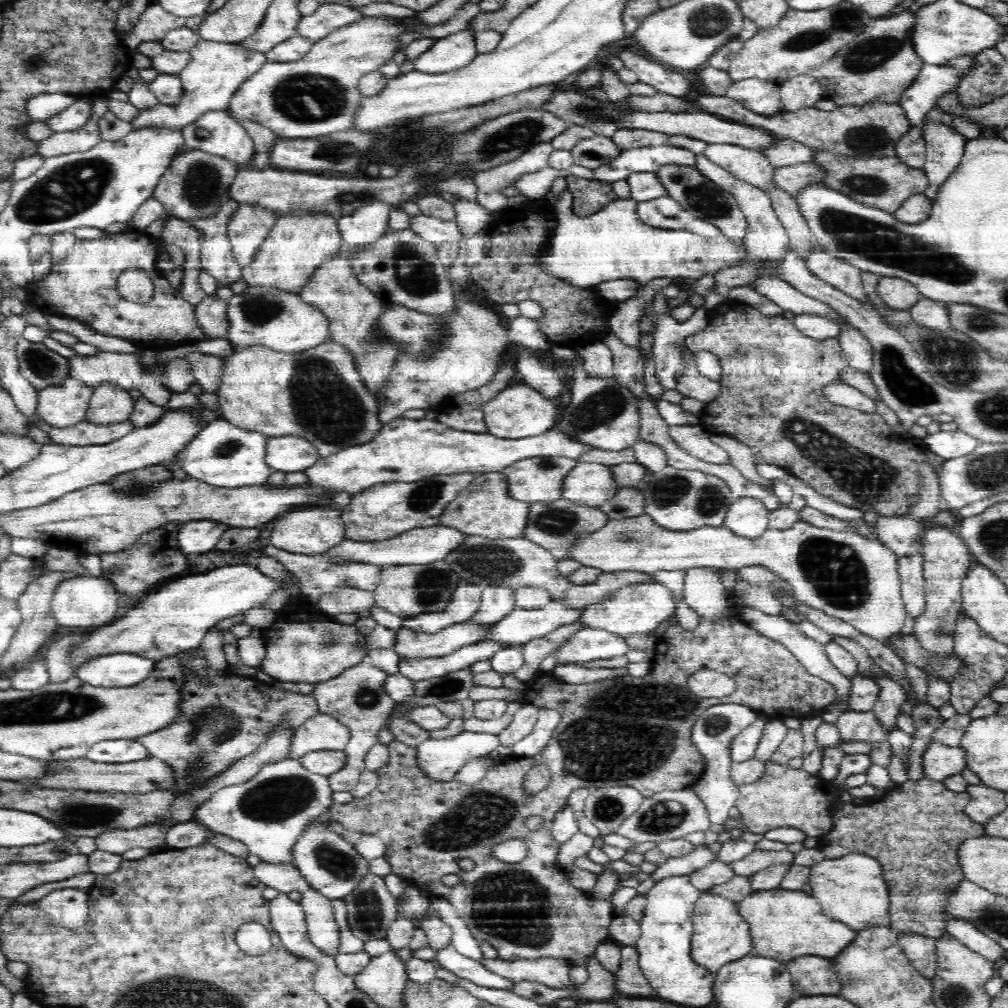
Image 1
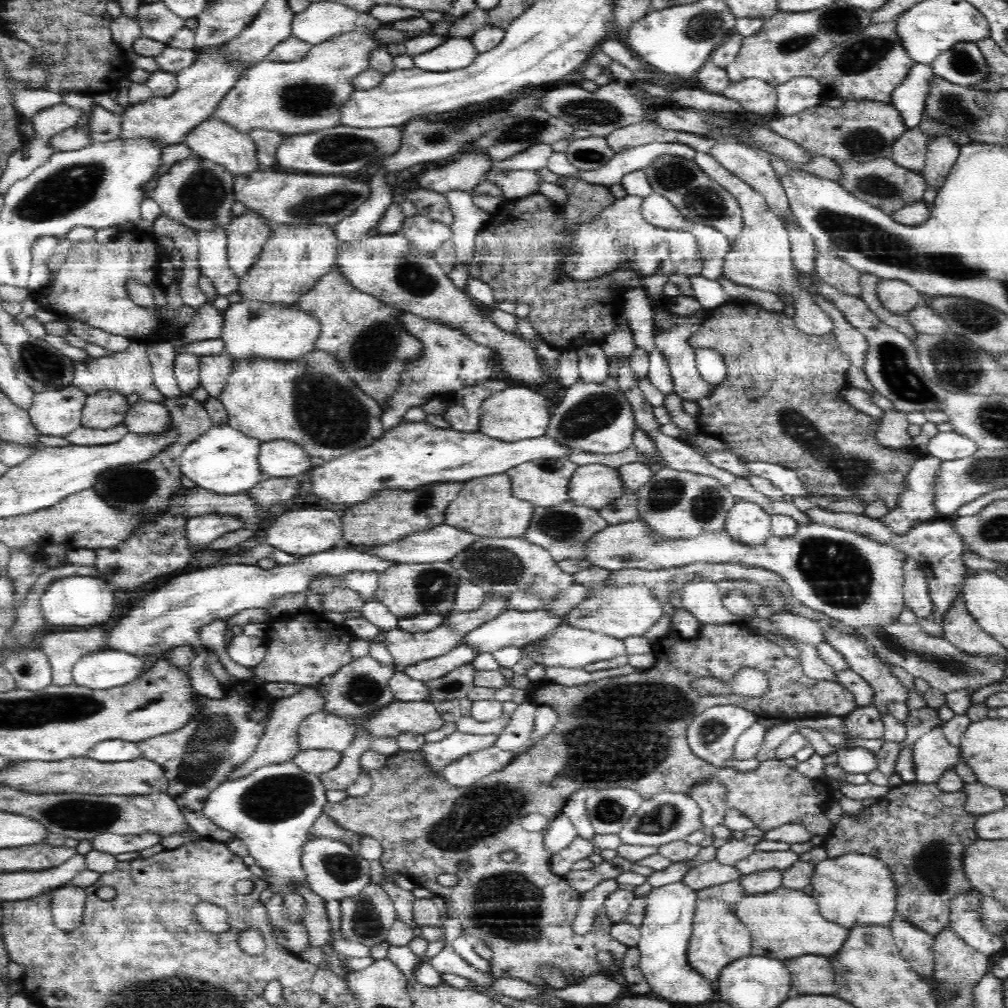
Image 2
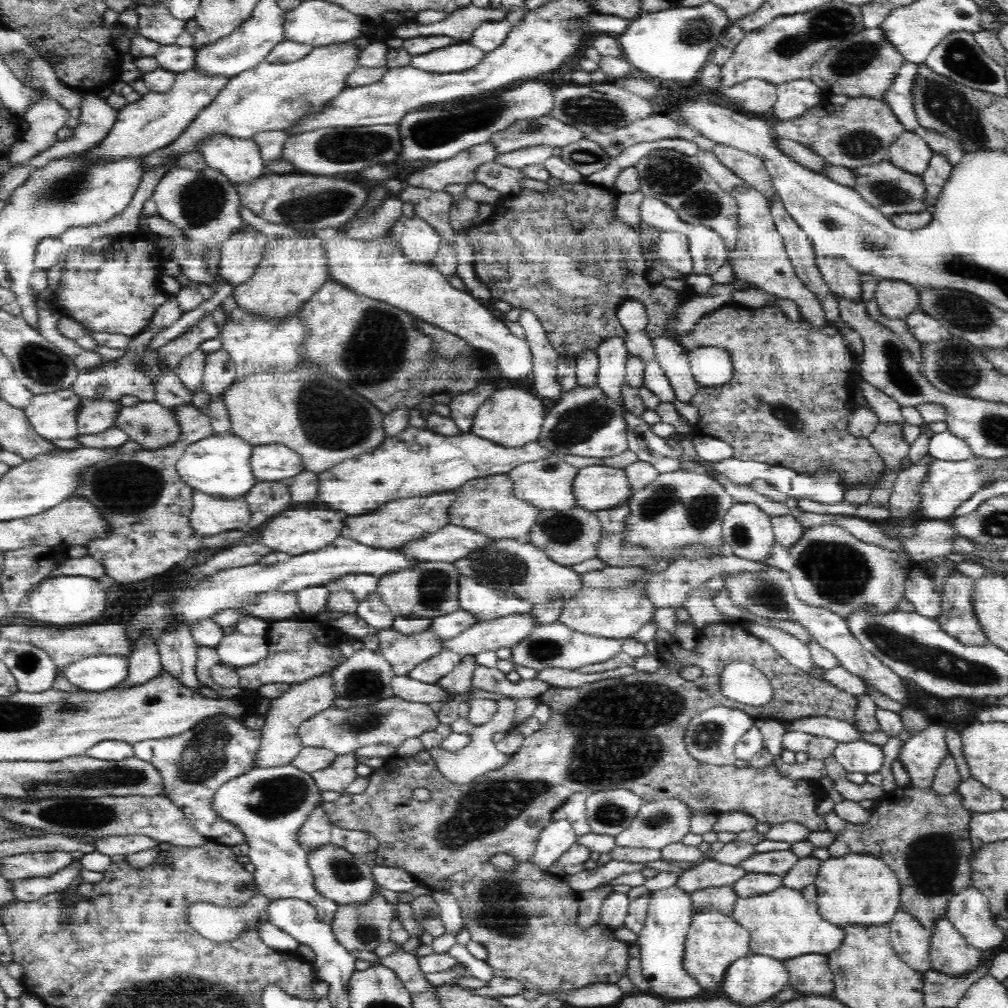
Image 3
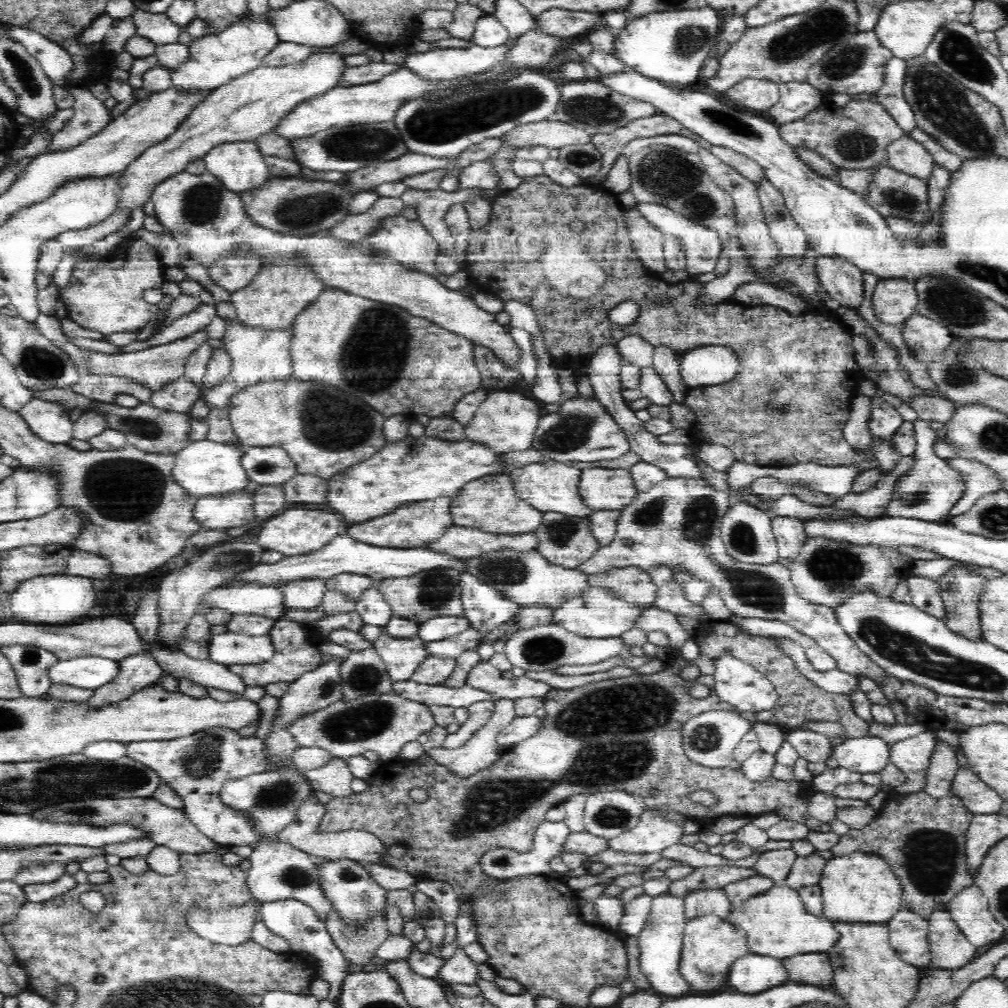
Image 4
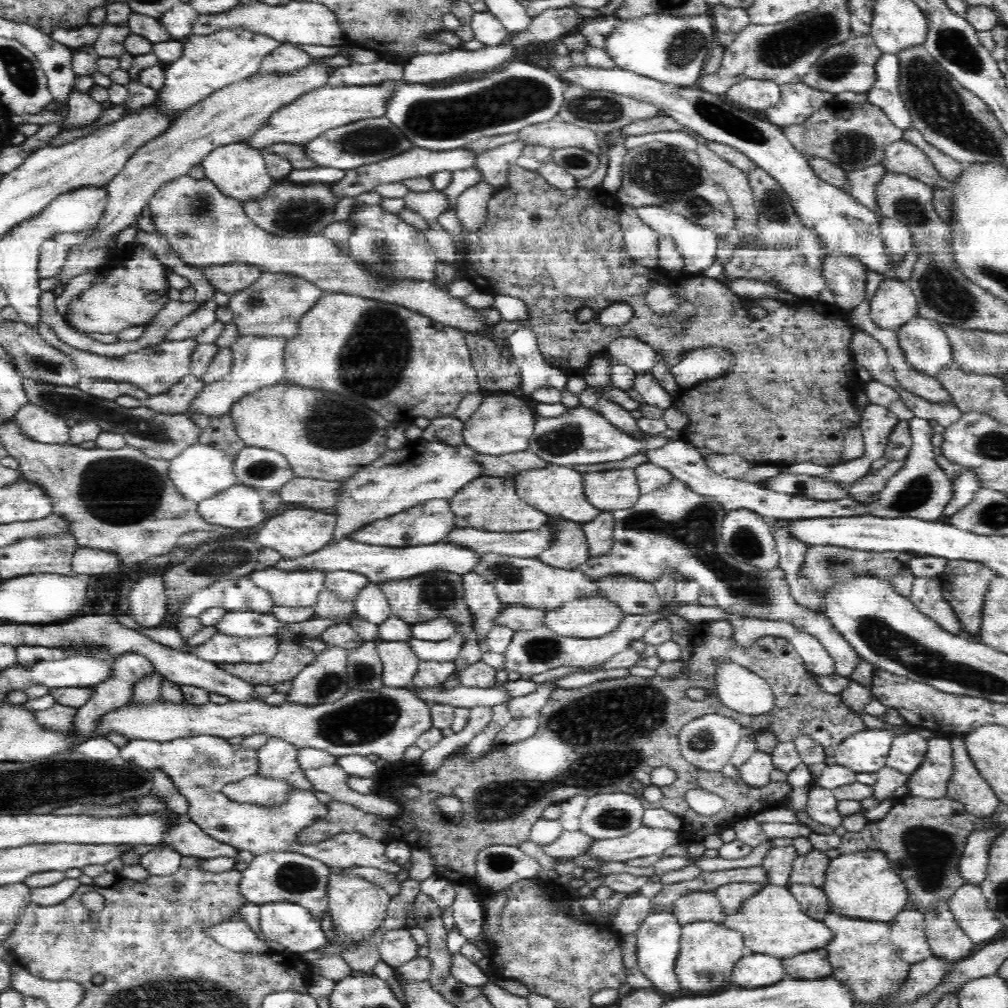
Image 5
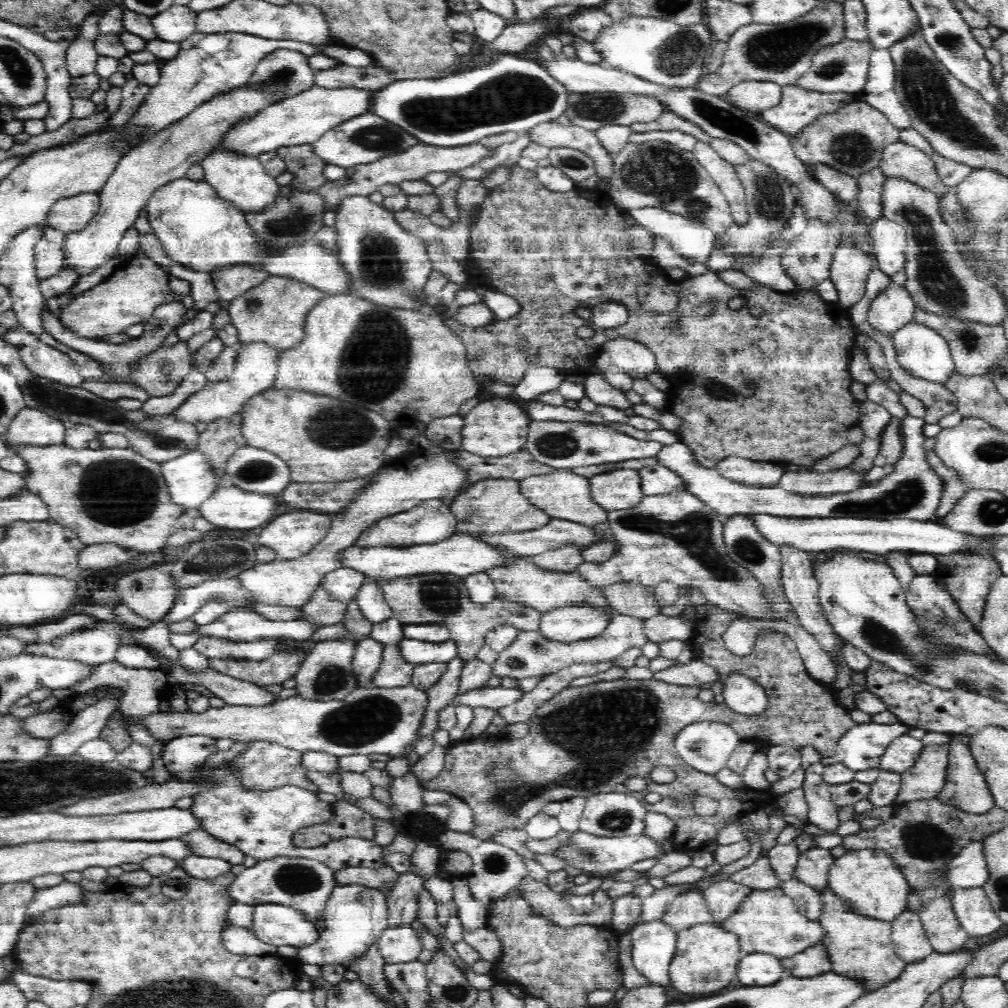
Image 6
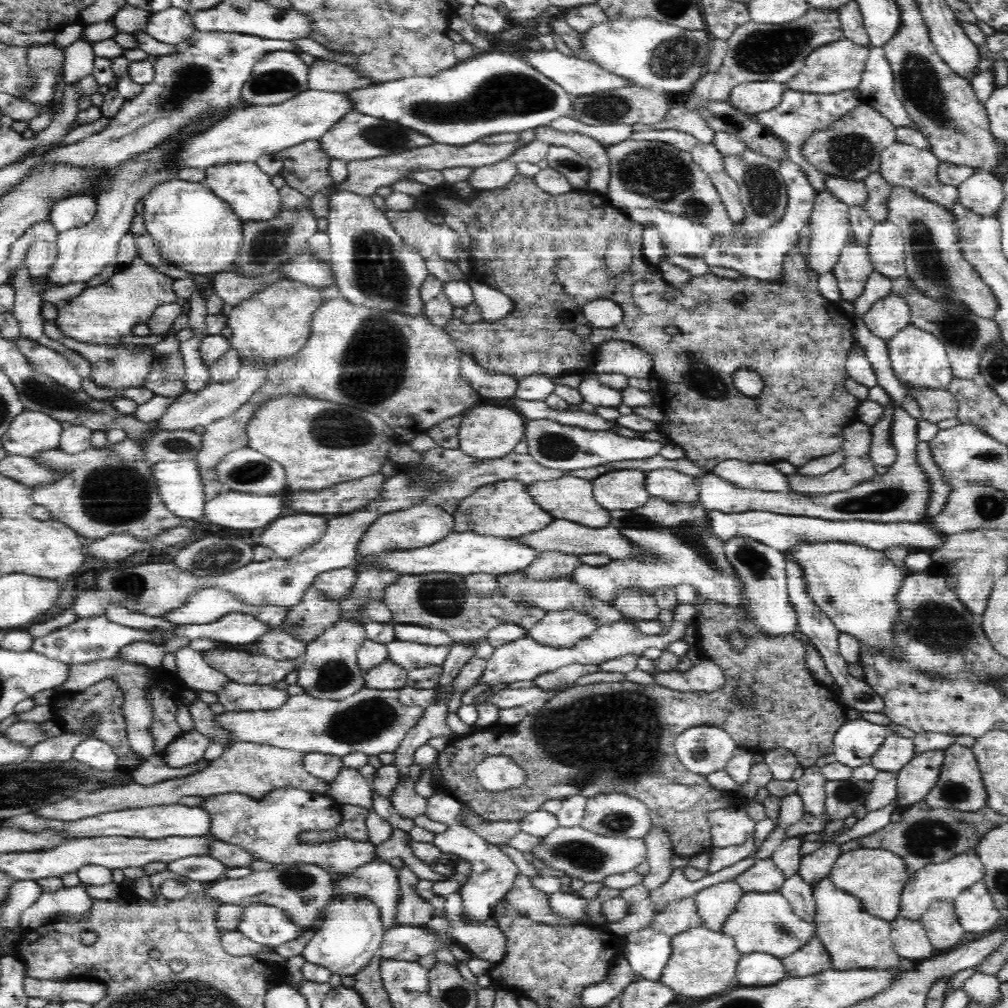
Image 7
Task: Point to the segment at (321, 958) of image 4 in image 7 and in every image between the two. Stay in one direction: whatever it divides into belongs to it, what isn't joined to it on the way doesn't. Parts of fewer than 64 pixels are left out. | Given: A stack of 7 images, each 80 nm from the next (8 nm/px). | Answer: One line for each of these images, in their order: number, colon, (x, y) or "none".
5: (291, 925)
6: (276, 924)
7: (267, 925)

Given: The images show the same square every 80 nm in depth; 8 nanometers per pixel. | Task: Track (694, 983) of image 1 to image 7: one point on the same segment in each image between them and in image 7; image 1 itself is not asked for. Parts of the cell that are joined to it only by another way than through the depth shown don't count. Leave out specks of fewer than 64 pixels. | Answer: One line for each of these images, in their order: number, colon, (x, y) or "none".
2: (667, 927)
3: (662, 941)
4: (661, 942)
5: (658, 938)
6: (654, 944)
7: (647, 951)

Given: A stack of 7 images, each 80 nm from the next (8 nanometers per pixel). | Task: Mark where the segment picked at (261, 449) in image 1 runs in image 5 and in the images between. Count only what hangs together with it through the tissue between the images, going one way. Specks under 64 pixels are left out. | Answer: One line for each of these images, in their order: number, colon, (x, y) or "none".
2: (224, 459)
3: (220, 465)
4: (205, 468)
5: (200, 471)

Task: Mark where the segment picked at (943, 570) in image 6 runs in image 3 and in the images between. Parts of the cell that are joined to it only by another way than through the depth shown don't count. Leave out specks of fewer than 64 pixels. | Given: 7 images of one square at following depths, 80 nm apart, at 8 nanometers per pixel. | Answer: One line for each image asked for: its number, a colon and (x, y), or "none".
3: (957, 619)
4: (960, 587)
5: (965, 583)

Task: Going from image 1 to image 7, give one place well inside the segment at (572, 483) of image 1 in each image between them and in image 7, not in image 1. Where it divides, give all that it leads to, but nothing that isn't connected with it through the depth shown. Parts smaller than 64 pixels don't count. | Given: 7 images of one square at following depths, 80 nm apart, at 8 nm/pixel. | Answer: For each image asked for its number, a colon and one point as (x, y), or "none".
2: (594, 485)
3: (596, 488)
4: (605, 489)
5: (612, 490)
6: (620, 489)
7: (624, 489)

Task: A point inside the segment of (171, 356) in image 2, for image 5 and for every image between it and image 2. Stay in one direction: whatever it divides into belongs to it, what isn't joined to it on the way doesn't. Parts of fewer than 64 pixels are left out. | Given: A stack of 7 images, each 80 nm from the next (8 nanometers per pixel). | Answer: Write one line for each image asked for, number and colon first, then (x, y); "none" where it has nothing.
3: (170, 392)
4: (179, 396)
5: (178, 398)

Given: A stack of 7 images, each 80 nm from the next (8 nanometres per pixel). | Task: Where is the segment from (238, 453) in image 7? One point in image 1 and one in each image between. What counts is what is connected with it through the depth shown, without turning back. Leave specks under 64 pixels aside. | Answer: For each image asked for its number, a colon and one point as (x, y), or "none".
1: (292, 453)
2: (283, 457)
3: (270, 461)
4: (273, 465)
5: (267, 470)
6: (253, 469)

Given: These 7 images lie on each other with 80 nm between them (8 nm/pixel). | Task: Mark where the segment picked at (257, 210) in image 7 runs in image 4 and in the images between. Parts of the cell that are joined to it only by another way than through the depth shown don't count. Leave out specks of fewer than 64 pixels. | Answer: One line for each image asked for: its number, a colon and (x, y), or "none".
4: (240, 165)
5: (238, 170)
6: (237, 177)

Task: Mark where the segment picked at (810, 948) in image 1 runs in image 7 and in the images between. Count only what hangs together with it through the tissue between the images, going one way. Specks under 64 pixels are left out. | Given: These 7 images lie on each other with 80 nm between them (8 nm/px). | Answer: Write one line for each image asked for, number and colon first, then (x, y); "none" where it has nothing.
2: (785, 923)
3: (783, 924)
4: (776, 922)
5: (772, 922)
6: (767, 921)
7: (762, 921)

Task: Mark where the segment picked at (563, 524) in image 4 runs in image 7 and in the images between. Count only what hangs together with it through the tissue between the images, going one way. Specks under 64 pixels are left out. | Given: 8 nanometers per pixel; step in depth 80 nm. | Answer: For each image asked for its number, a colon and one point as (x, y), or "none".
5: (569, 548)
6: (567, 558)
7: (550, 564)

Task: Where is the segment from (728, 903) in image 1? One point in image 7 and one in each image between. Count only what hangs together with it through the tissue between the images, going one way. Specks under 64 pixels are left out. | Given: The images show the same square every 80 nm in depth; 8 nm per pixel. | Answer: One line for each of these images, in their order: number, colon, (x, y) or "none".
2: (719, 937)
3: (714, 941)
4: (711, 944)
5: (709, 951)
6: (706, 958)
7: (703, 962)

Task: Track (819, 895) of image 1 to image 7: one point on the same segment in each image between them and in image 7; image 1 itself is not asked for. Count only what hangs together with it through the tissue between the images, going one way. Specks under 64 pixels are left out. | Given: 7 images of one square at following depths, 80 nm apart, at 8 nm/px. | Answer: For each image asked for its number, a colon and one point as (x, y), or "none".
2: (854, 890)
3: (856, 889)
4: (860, 887)
5: (861, 885)
6: (867, 881)
7: (877, 877)

